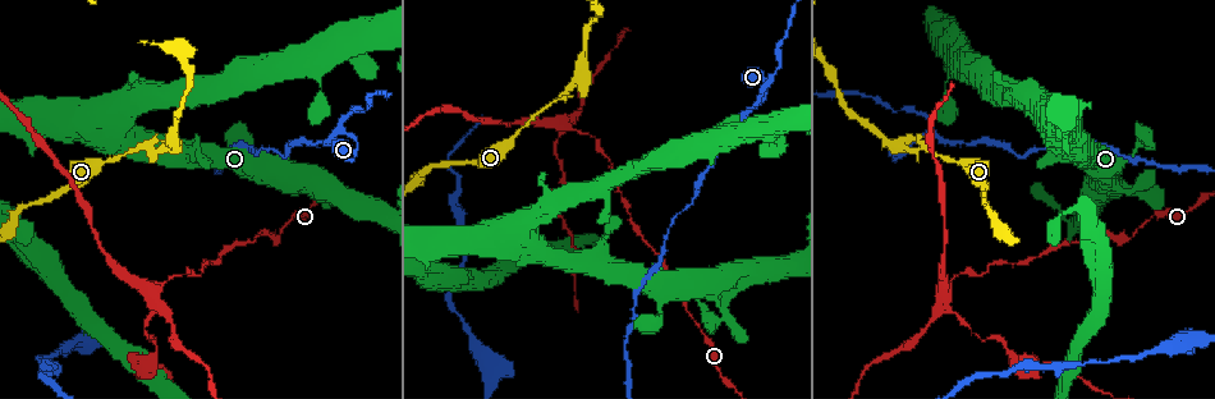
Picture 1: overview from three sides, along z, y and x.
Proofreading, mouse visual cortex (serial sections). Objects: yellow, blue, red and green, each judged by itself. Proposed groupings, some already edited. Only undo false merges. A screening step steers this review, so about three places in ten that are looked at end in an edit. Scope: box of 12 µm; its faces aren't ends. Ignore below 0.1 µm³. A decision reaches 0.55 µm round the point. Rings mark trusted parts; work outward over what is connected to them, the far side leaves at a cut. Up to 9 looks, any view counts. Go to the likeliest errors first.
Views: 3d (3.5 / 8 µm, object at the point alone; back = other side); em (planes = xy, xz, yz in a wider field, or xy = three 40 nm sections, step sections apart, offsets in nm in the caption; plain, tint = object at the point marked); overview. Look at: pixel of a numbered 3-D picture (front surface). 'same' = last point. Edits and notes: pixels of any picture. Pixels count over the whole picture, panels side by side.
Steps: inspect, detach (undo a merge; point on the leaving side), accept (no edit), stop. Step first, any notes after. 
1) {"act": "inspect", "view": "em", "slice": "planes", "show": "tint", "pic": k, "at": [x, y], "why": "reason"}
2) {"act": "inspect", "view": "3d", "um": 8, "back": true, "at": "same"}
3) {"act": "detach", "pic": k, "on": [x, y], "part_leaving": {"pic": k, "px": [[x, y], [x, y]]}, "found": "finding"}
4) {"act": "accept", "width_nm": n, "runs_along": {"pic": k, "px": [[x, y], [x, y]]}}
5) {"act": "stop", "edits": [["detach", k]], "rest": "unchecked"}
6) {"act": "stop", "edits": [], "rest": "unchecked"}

{"act": "inspect", "view": "3d", "um": 3.5, "pic": 1, "at": [559, 124], "why": "four or more arms meet"}

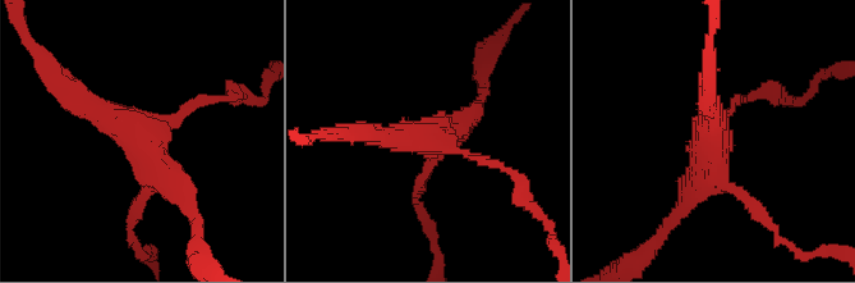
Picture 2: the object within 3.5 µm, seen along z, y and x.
{"act": "inspect", "view": "em", "slice": "xy", "step": 3, "show": "tint", "pic": 2, "at": [150, 134], "arms": 4, "arm_widths_nm": [150, 200, 300, 350]}

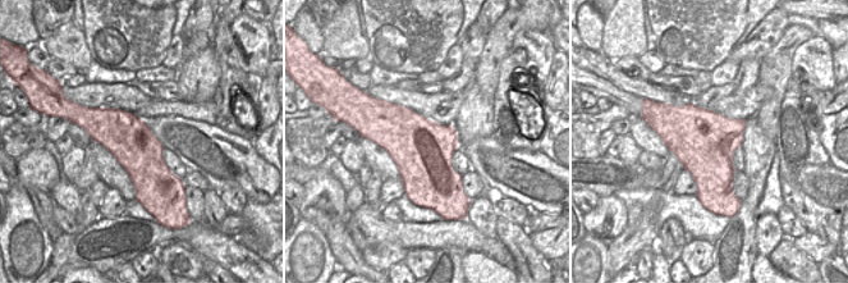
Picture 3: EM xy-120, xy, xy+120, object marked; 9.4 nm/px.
{"act": "accept", "runs_along": {"pic": 2, "px": [[219, 99], [148, 135], [137, 205]]}, "found": "all the same cell"}

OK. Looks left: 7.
{"act": "inspect", "view": "3d", "um": 8, "pic": 1, "at": [566, 226], "why": "sudden change in width"}

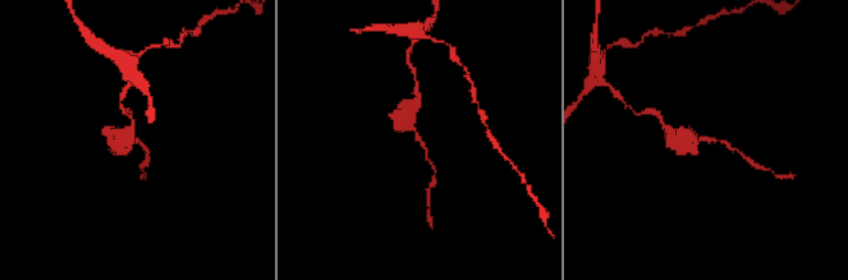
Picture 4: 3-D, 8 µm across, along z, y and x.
{"act": "inspect", "view": "3d", "um": 3.5, "pic": 4, "at": [419, 135], "why": "zoom in"}

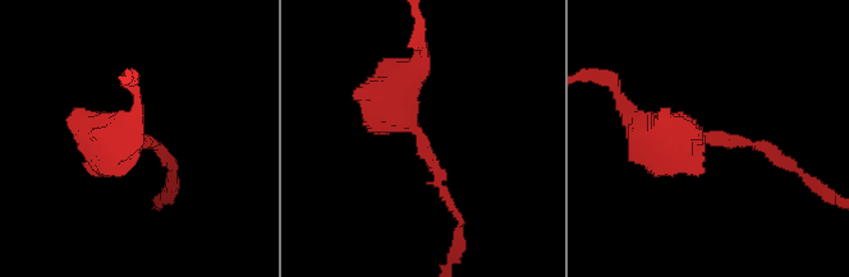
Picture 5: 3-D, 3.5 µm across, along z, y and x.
{"act": "inspect", "view": "em", "slice": "xy", "step": 3, "show": "tint", "pic": 5, "at": [425, 142], "arm_widths_nm": [150, 500], "why": "now the EM"}

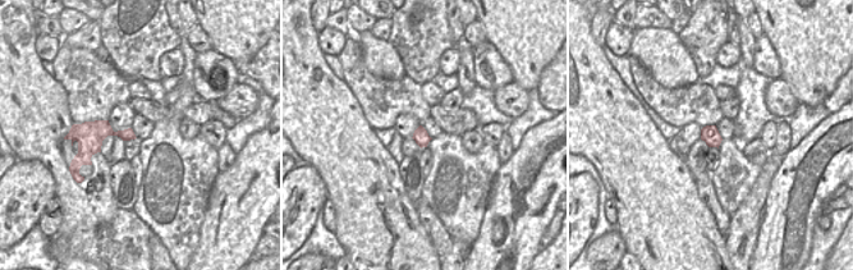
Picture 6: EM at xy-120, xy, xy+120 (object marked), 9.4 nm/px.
{"act": "accept", "runs_along": {"pic": 5, "px": [[408, 75], [397, 115], [420, 134], [455, 212]]}, "found": "continuous, no second cell"}

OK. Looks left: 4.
{"act": "inspect", "view": "3d", "um": 8, "pic": 1, "at": [341, 133], "why": "two arms in line, one across"}

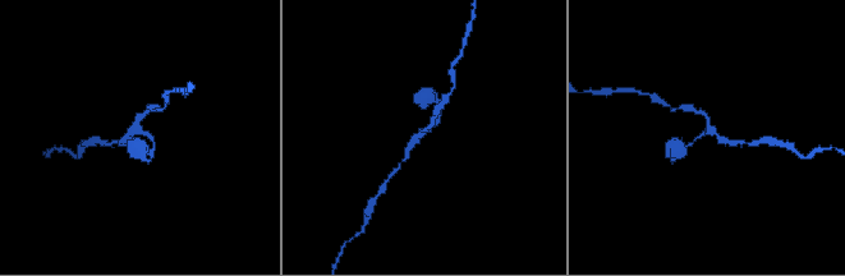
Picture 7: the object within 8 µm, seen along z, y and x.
{"act": "inspect", "view": "3d", "um": 3.5, "pic": 7, "at": [711, 127], "why": "zoom in"}

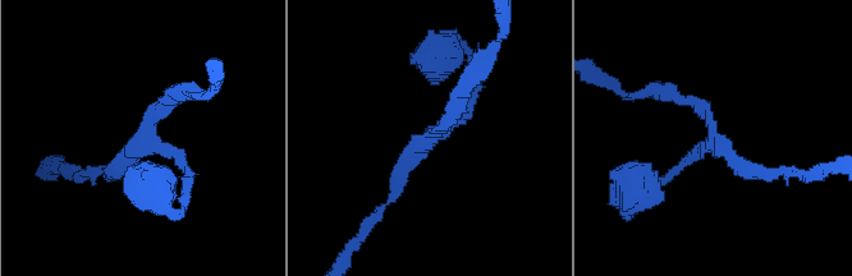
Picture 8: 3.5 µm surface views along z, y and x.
{"act": "inspect", "view": "em", "slice": "planes", "show": "tint", "pic": 8, "at": [714, 142], "arms": 3, "arm_widths_nm": [100, 200, 200]}

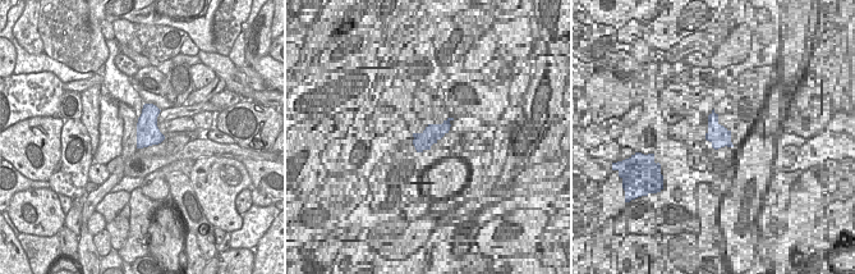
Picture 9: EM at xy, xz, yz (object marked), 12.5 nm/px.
{"act": "accept", "found": "one cell here"}

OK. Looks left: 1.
{"act": "stop", "edits": [], "rest": "unchecked"}

